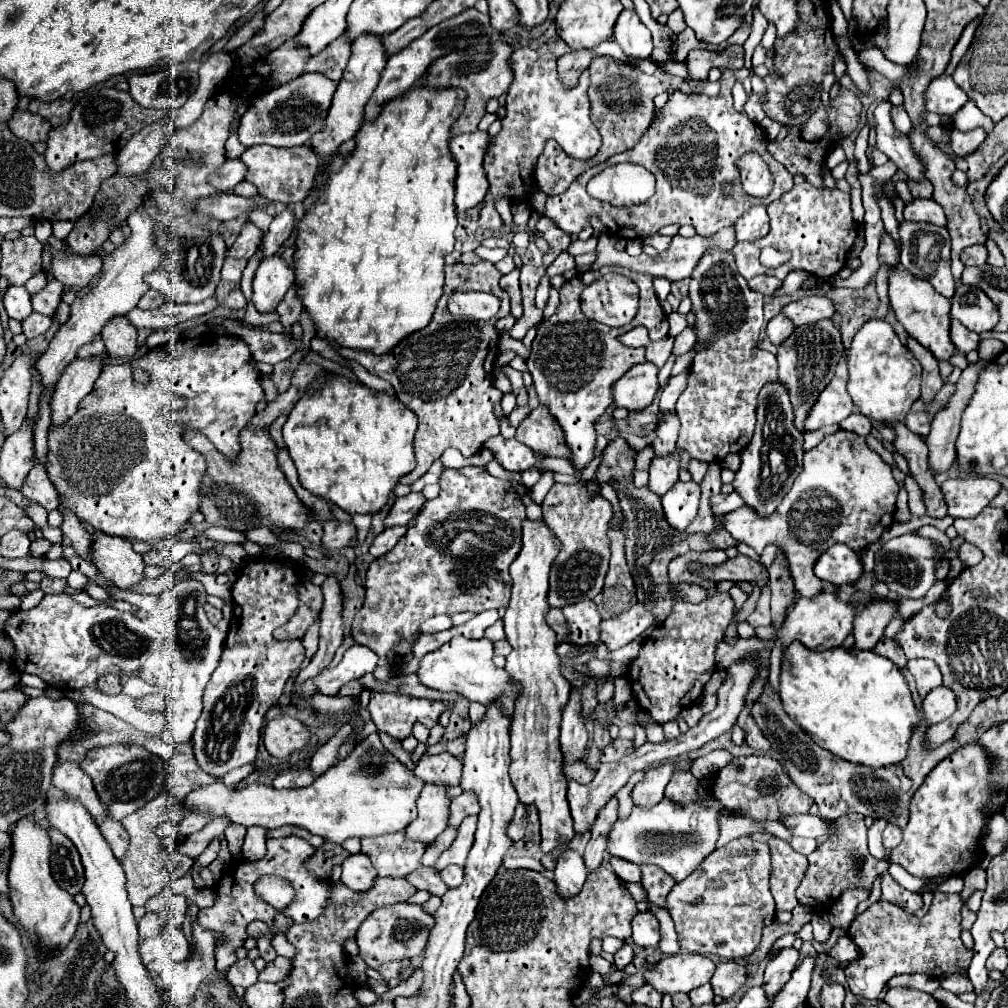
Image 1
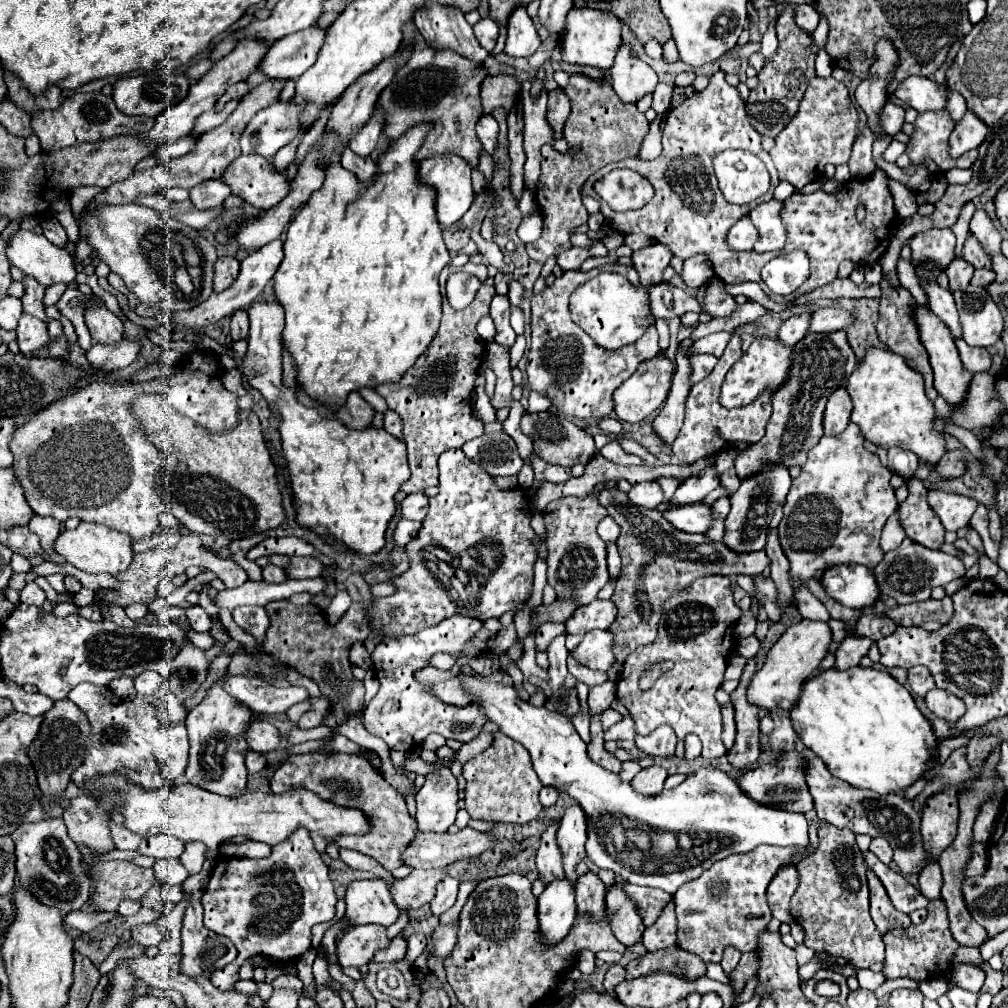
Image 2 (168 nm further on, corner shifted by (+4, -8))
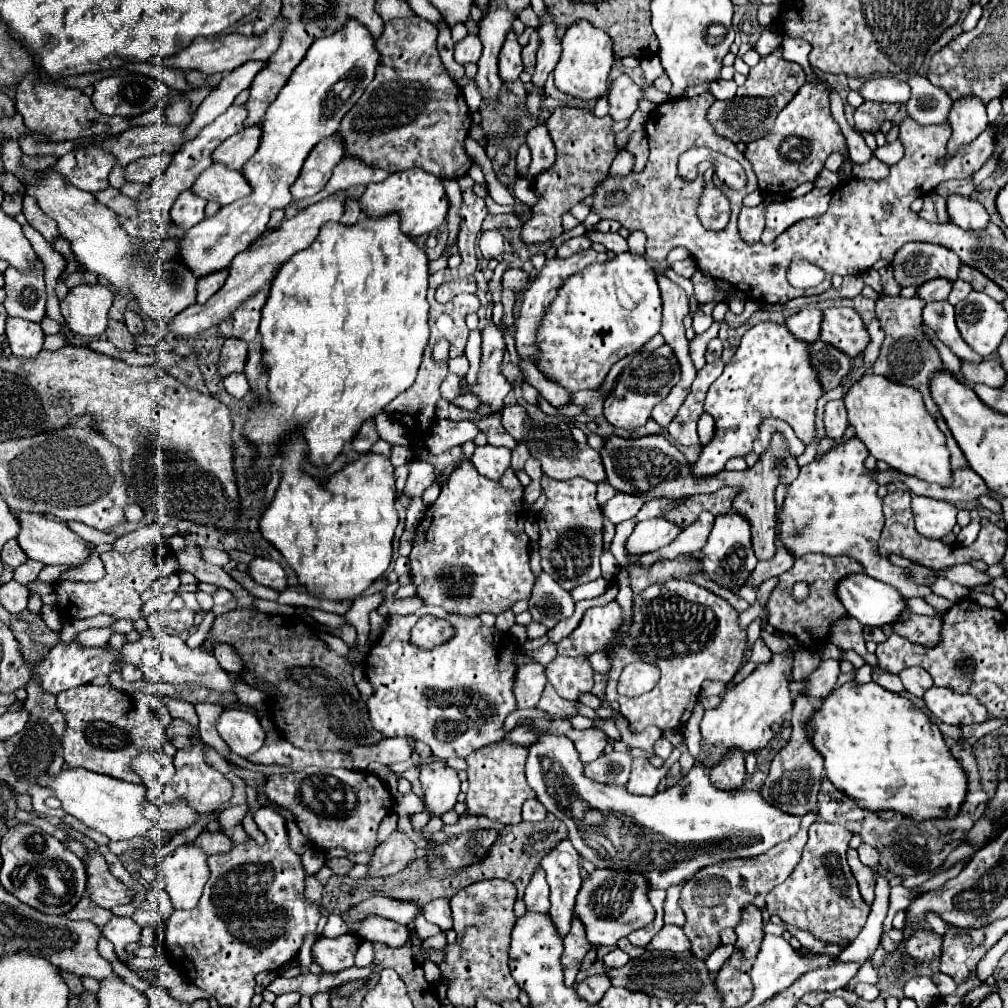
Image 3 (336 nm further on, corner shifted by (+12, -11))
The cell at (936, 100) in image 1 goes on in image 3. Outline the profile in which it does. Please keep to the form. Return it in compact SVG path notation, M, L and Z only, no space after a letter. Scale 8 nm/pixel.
M874 77L862 83L858 93L864 101L886 101L886 103L906 103L910 99L910 87L906 81L894 77Z

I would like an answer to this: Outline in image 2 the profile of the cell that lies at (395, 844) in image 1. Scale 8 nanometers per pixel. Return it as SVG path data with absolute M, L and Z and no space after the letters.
M308 752L308 754L294 754L290 756L272 776L270 790L274 794L292 790L292 788L306 788L316 792L322 798L328 798L336 804L360 808L368 820L372 820L372 830L366 836L338 836L338 846L362 852L374 860L378 860L386 870L396 870L404 864L402 852L408 844L416 838L416 820L410 816L404 796L390 786L382 772L372 768L366 760L358 754L322 754L322 752Z

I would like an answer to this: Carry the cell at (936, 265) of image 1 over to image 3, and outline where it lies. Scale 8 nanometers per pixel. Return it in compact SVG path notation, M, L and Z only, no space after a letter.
M948 301L928 303L924 307L924 323L936 333L936 337L952 349L952 353L966 363L980 363L982 357L976 355L964 339L960 339L960 333L954 323L954 307Z

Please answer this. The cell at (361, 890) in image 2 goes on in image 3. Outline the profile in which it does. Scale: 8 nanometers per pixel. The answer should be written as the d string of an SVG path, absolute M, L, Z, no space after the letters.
M368 917L358 929L358 935L366 937L368 941L386 943L390 947L404 947L404 943L408 943L410 939L410 931L404 925L392 923L382 917Z

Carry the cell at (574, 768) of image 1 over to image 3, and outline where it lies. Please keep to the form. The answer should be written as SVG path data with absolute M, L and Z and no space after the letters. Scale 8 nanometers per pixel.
M528 799L526 803L524 803L524 807L522 807L522 819L524 821L532 821L532 823L536 823L536 821L542 821L544 817L546 817L546 809L544 809L544 805L538 801L538 799Z

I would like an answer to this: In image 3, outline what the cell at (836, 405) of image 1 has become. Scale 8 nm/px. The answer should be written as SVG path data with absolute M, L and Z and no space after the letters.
M830 401L826 403L824 409L824 429L826 437L830 439L840 439L848 427L848 417L846 417L846 407L842 401Z

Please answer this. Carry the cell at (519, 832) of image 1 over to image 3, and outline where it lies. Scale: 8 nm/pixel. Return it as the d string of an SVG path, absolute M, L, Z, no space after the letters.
M394 831L384 843L380 843L368 863L366 879L370 877L390 877L410 865L410 857L416 845L404 835Z

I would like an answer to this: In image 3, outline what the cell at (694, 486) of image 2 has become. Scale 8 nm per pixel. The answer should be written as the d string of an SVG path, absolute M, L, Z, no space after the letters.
M758 323L752 327L740 341L734 357L730 363L724 367L724 373L712 383L708 397L704 401L704 411L714 417L714 437L710 443L702 447L700 459L694 465L694 475L696 477L708 477L714 475L716 471L722 471L728 459L732 457L746 457L752 451L752 443L758 437L760 423L768 417L782 419L786 421L796 437L804 443L810 445L812 439L816 437L816 401L824 395L824 389L820 387L820 379L816 379L816 371L812 371L812 363L808 359L808 345L800 339L796 339L784 323Z

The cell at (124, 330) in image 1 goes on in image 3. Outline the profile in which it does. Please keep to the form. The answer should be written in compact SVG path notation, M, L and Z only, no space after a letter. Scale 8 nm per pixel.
M76 285L60 301L62 317L68 327L84 337L100 337L108 323L108 309L114 301L114 295L108 287L96 285Z

